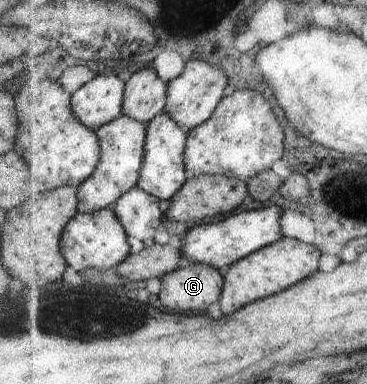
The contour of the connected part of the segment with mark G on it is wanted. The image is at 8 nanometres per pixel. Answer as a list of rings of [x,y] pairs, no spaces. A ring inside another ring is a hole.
[[[185,259],[179,269],[161,277],[161,290],[158,294],[160,303],[171,312],[205,313],[215,301],[221,300],[225,276],[217,268],[205,264],[191,264]]]

